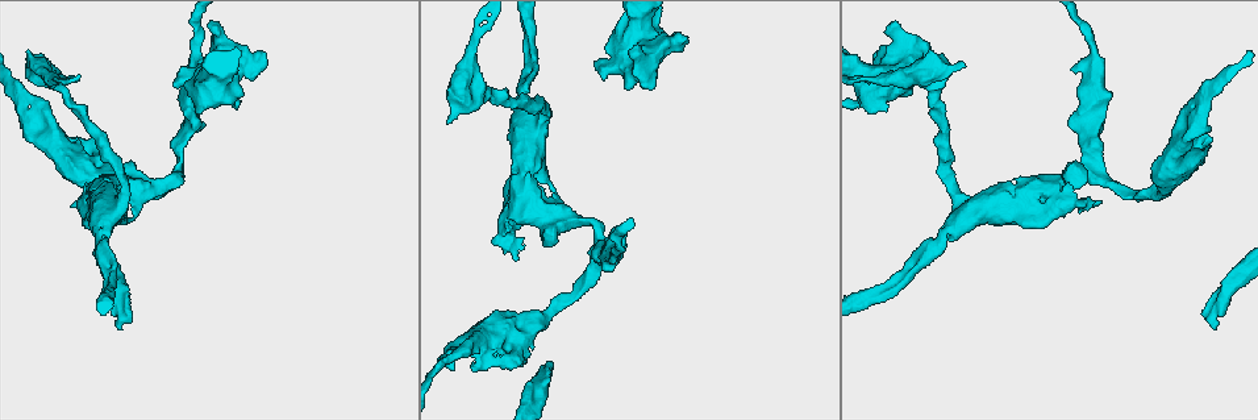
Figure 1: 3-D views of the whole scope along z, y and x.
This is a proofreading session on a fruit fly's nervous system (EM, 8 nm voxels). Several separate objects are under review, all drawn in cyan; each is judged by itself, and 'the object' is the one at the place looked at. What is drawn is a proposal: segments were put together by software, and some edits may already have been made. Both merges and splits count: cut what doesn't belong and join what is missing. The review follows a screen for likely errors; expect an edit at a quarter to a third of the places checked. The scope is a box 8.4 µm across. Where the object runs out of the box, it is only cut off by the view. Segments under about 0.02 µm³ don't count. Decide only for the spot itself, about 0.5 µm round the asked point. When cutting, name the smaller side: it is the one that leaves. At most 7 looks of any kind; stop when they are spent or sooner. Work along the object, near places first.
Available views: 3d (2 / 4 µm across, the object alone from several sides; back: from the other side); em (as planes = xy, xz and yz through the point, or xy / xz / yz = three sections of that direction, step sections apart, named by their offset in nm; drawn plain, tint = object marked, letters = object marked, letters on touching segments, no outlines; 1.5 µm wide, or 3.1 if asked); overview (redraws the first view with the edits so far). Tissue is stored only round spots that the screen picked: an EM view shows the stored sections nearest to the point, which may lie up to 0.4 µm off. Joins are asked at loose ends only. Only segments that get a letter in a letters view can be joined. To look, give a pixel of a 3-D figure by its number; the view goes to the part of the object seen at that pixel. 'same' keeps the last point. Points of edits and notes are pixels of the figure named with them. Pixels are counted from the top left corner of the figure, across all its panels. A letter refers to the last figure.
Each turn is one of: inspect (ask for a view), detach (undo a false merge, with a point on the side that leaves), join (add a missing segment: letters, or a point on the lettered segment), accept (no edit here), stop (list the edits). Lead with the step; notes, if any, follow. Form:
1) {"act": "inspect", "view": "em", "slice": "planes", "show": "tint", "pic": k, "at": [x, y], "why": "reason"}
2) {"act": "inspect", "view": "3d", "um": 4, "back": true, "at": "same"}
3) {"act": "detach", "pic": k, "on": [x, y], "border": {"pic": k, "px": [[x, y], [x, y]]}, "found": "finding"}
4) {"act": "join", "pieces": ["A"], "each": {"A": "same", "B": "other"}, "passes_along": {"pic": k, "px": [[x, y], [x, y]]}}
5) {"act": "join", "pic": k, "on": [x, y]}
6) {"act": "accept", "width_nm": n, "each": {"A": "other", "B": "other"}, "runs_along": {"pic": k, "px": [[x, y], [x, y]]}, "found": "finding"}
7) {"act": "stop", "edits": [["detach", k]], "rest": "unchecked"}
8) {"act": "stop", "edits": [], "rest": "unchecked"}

{"act": "inspect", "view": "em", "slice": "planes", "show": "letters", "pic": 1, "at": [449, 122]}

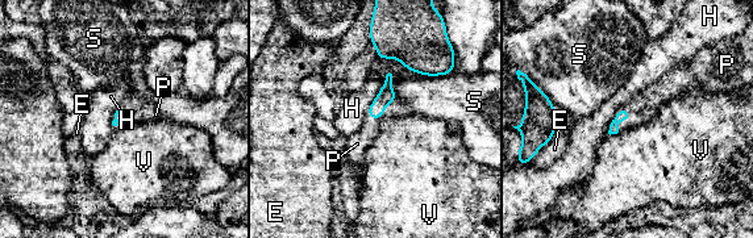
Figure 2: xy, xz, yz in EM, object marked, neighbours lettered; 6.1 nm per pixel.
{"act": "join", "pieces": ["P"], "each": {"E": "other", "H": "other", "P": "same", "S": "other", "V": "other"}, "passes_along": {"pic": 2, "px": [[120, 115], [127, 111], [142, 111]]}, "found": "the neuron continues"}

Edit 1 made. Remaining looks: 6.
{"act": "inspect", "view": "overview"}

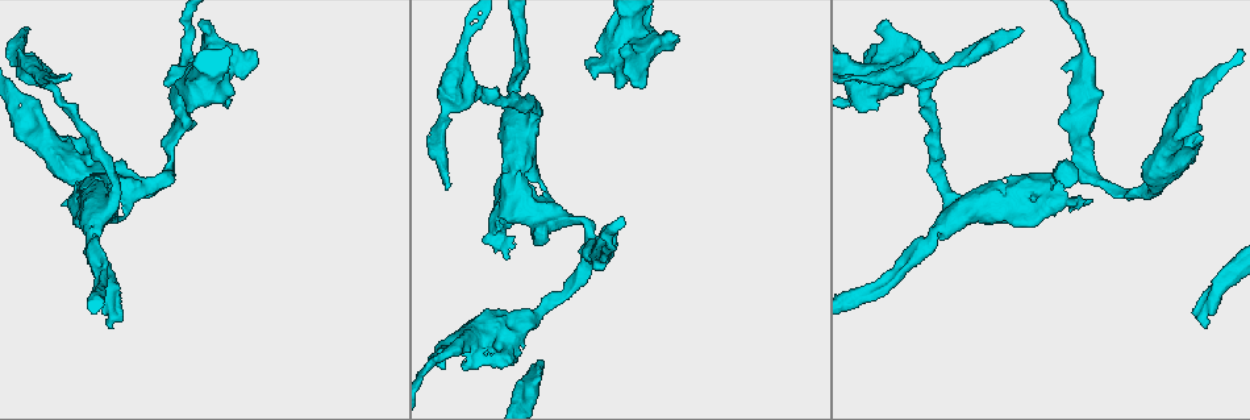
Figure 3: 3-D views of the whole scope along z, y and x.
{"act": "inspect", "view": "em", "slice": "planes", "show": "letters", "pic": 3, "at": [1062, 69], "why": "an open end"}

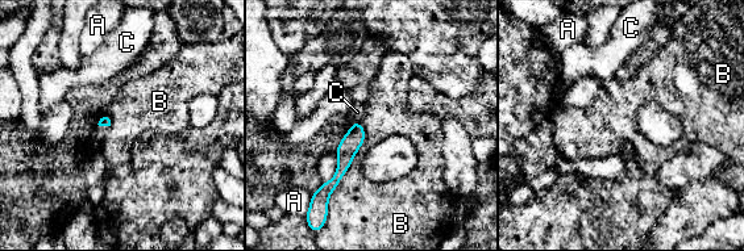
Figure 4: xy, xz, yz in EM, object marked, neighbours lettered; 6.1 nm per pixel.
{"act": "accept", "each": {"A": "other", "B": "other", "C": "other"}, "found": "none of them fits"}

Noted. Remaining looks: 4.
{"act": "inspect", "view": "em", "slice": "yz", "step": 4, "show": "tint", "pic": 3, "at": [877, 107], "why": "an open end"}

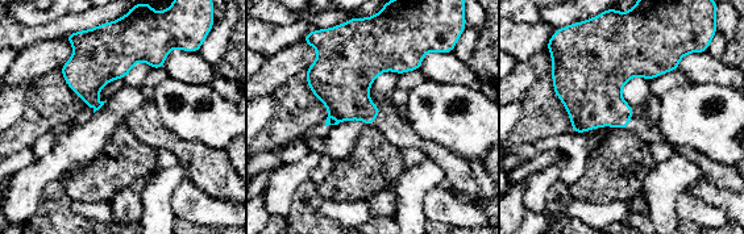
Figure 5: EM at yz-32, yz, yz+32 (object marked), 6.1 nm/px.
{"act": "inspect", "view": "em", "slice": "planes", "show": "letters", "at": "same"}

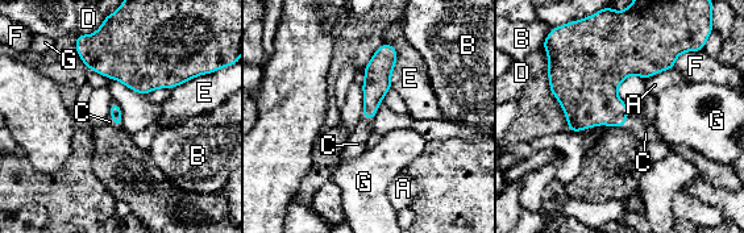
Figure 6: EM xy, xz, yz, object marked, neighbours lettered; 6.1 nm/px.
{"act": "join", "pieces": ["C"], "each": {"A": "other", "B": "other", "C": "same", "D": "other", "E": "other", "F": "other", "G": "other"}, "passes_along": {"pic": 6, "px": [[590, 98], [624, 119], [635, 123]]}, "found": "the neuron continues"}

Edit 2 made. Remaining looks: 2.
{"act": "stop", "edits": [["join", 2], ["join", 6]], "rest": "unchecked"}

